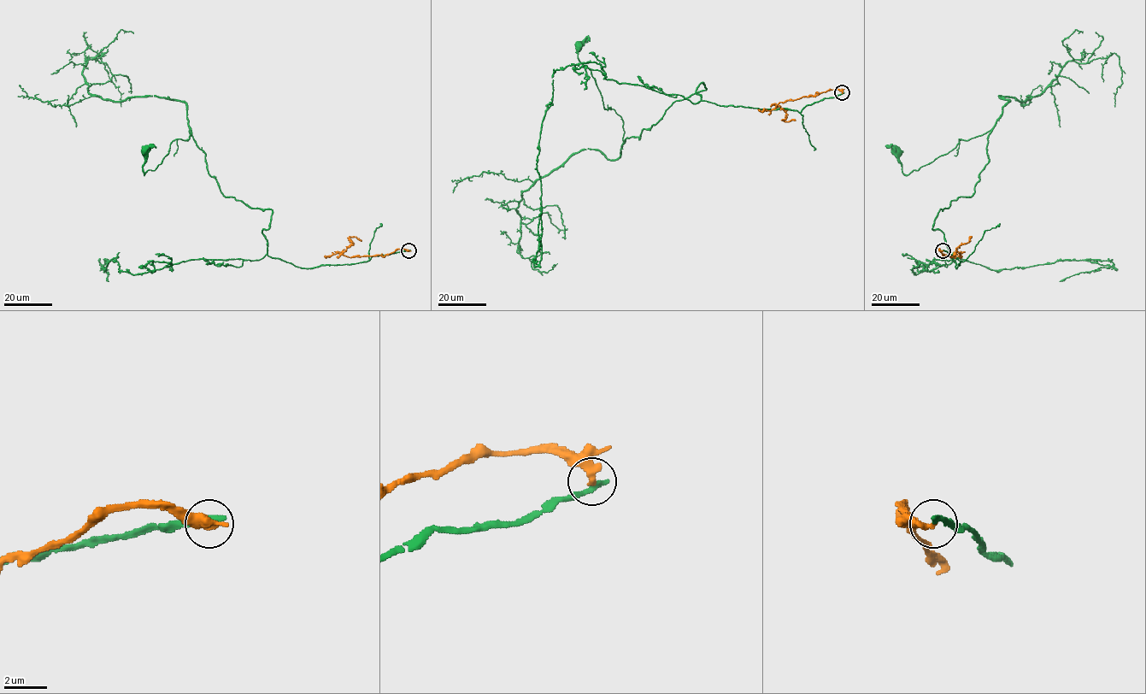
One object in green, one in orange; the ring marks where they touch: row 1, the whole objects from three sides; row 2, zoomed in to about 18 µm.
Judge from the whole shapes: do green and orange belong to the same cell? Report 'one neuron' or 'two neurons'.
two neurons

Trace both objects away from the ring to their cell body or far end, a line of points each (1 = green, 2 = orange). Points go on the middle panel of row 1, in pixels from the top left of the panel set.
1: (843, 92), (799, 112), (701, 101), (702, 82), (624, 141), (579, 44)
2: (843, 92), (830, 90), (813, 96), (779, 102), (777, 106), (786, 114), (784, 120), (795, 120)

